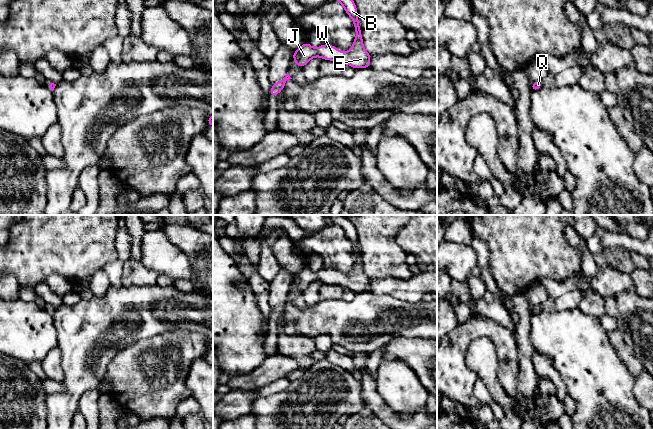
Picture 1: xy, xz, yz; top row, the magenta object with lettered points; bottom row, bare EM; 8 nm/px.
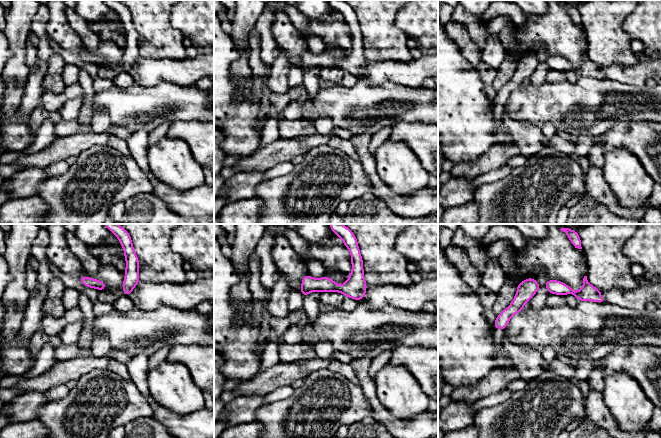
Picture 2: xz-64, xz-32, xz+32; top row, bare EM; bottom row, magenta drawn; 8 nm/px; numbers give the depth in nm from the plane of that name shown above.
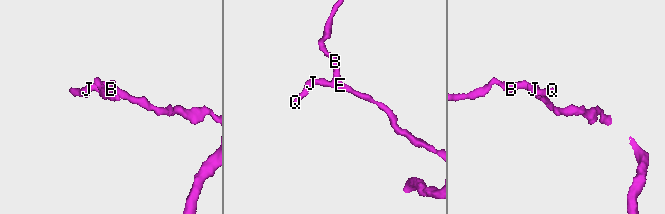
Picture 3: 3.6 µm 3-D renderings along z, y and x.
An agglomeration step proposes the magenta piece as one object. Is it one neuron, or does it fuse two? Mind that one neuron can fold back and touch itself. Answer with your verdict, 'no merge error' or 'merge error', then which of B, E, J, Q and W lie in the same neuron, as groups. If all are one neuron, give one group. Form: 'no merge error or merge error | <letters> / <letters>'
no merge error | B E J Q W

